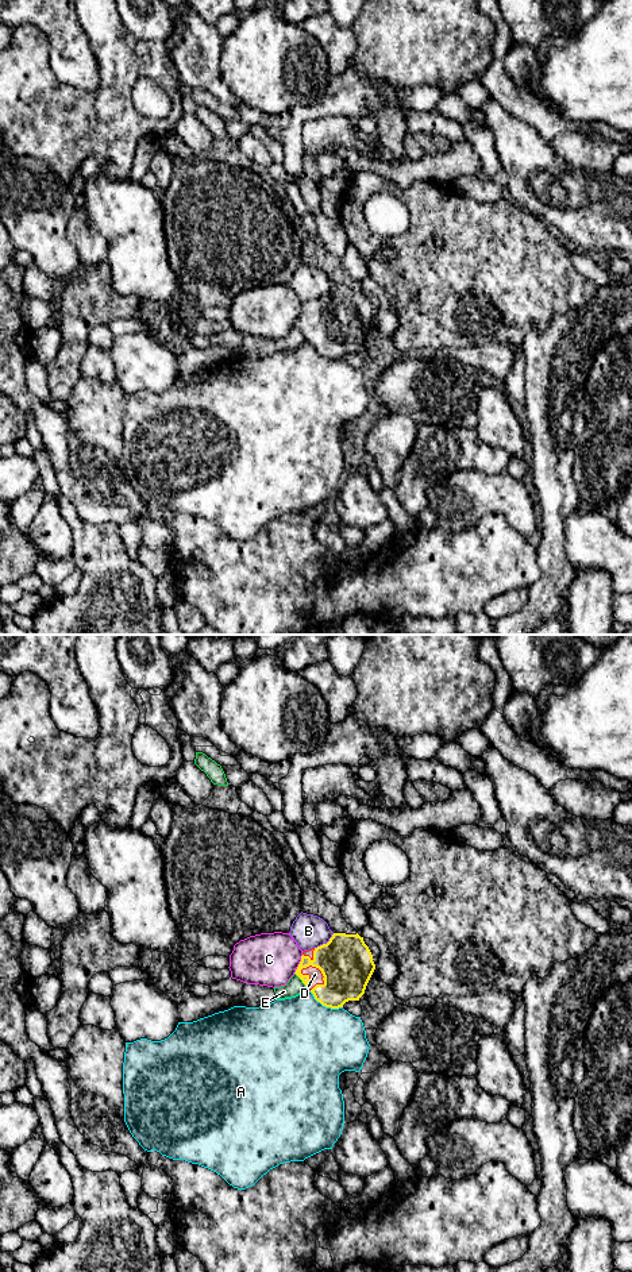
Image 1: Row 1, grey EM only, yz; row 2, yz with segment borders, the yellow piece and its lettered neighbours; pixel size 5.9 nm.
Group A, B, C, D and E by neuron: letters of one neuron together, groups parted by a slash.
A / B / C / D / E

